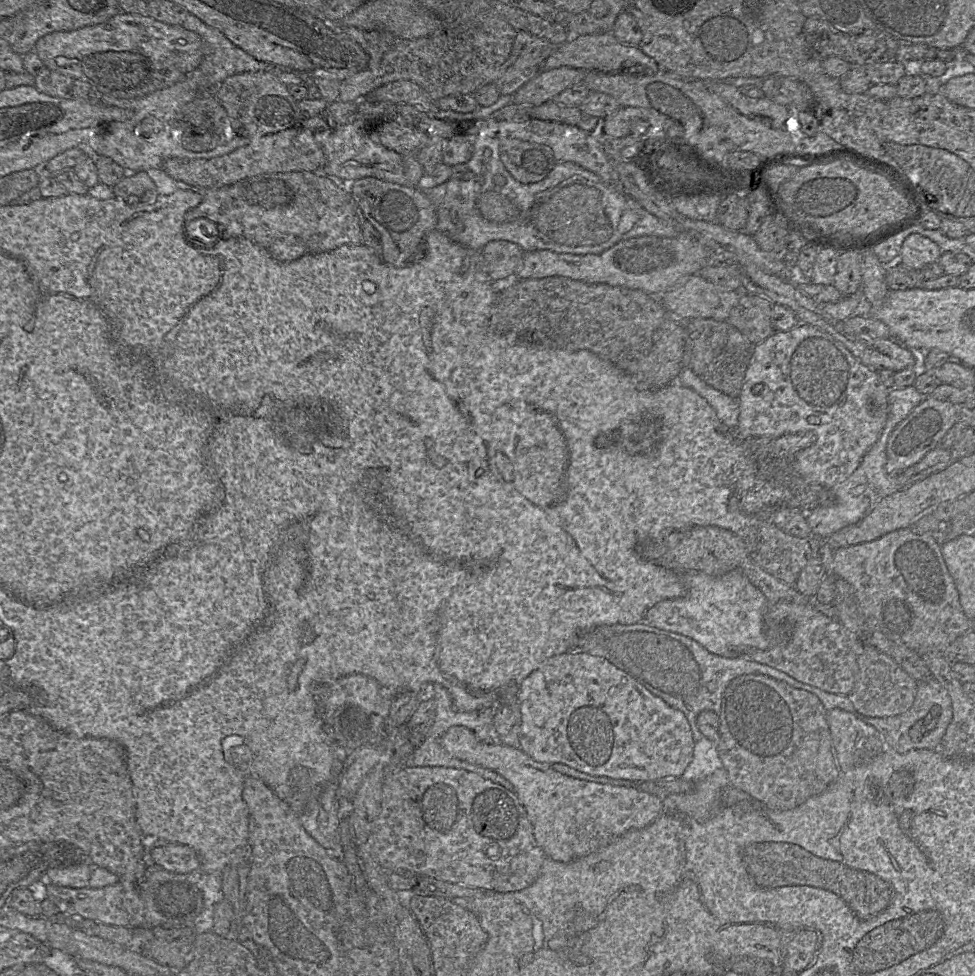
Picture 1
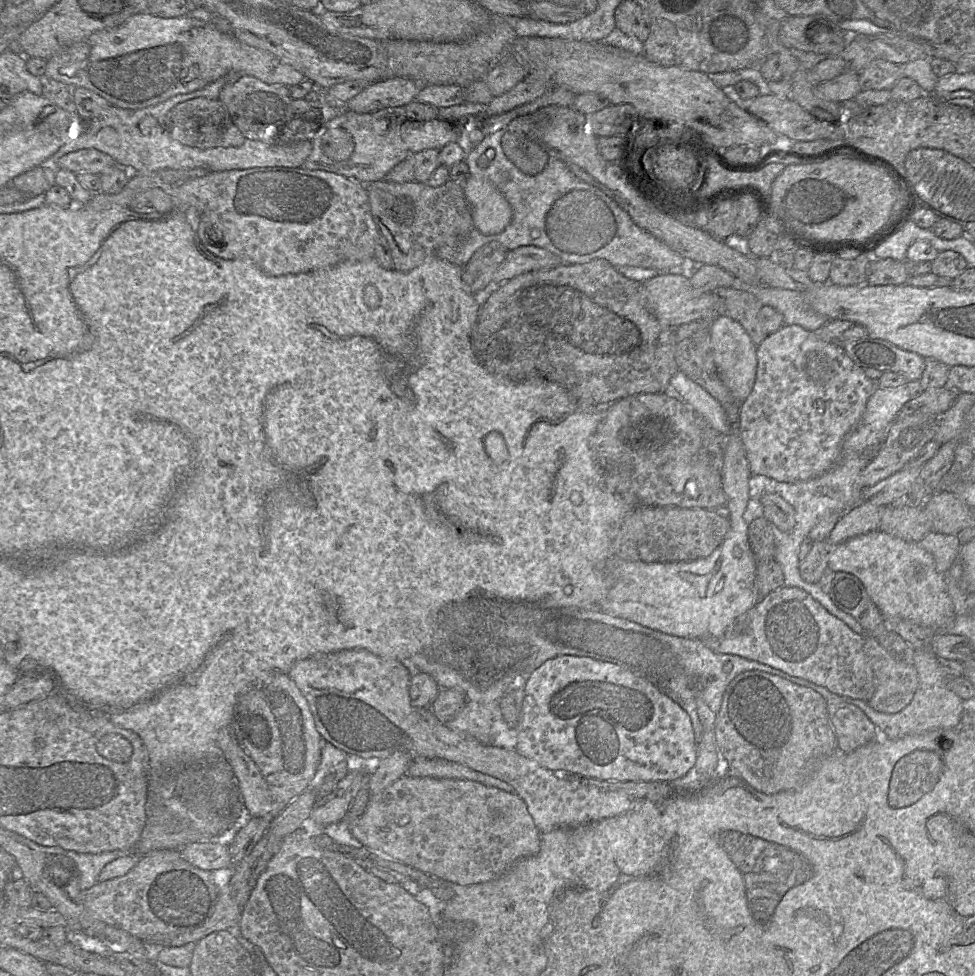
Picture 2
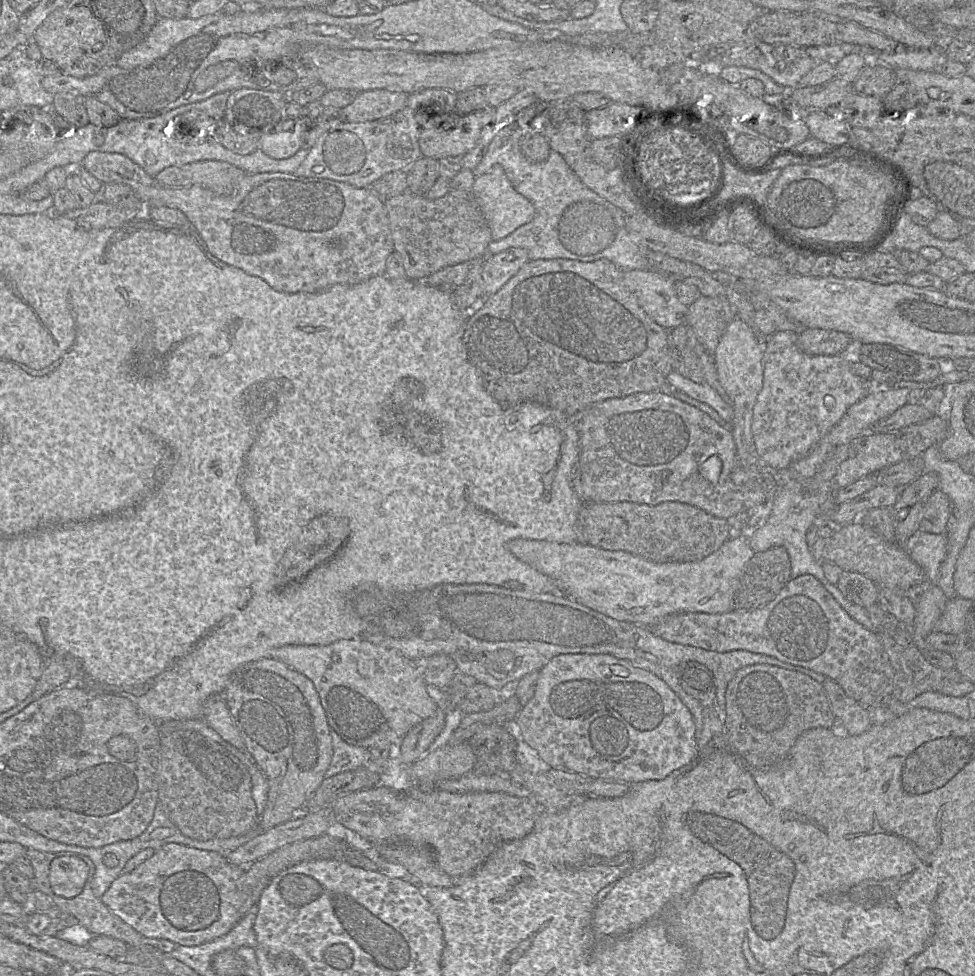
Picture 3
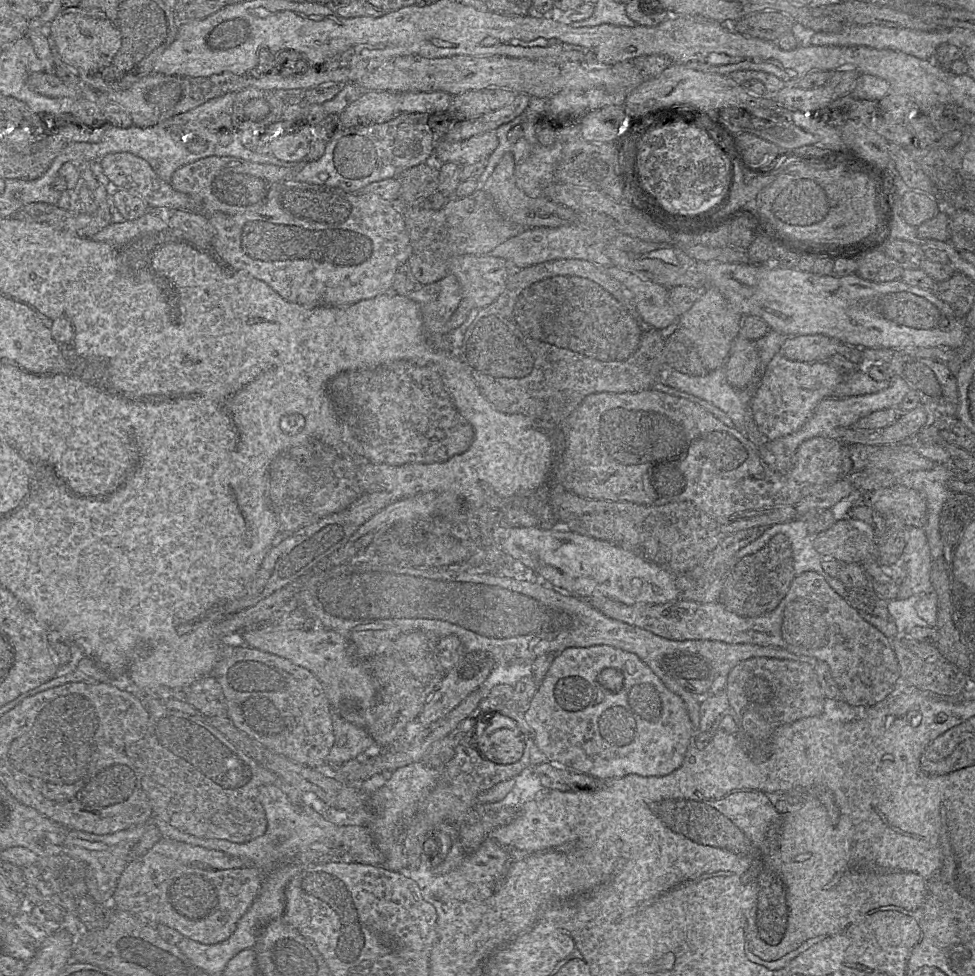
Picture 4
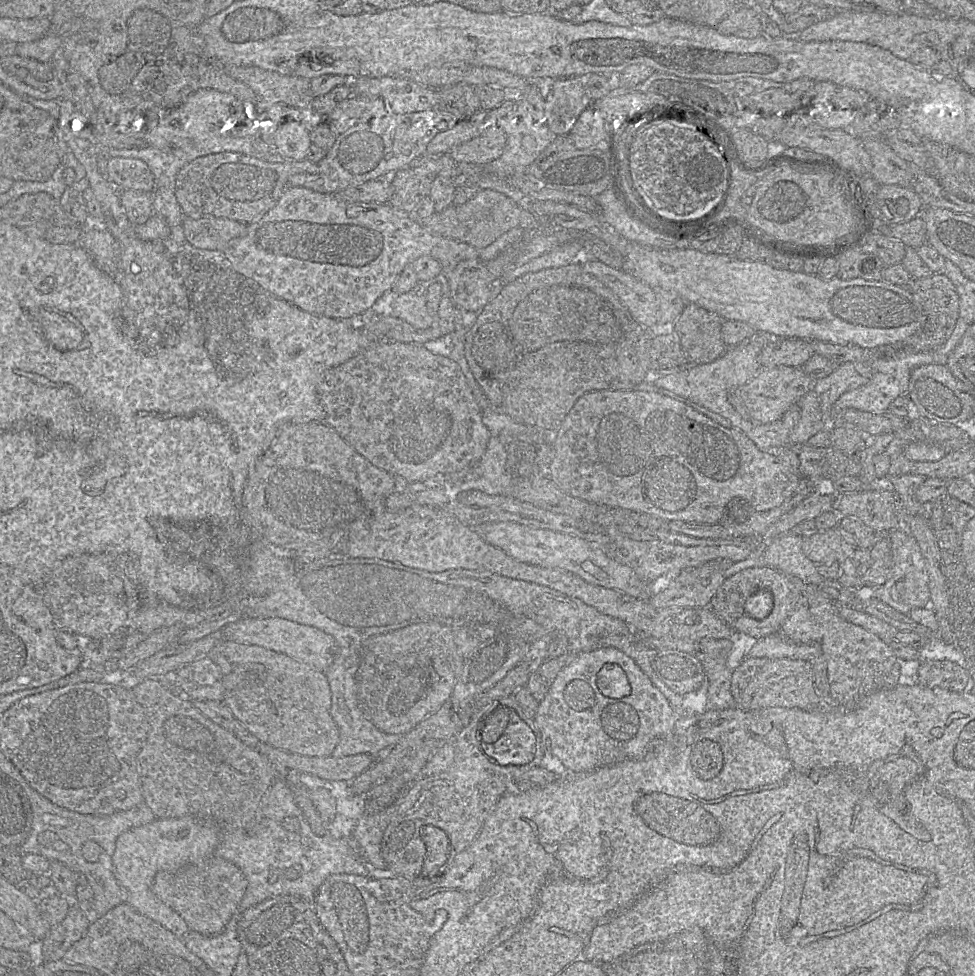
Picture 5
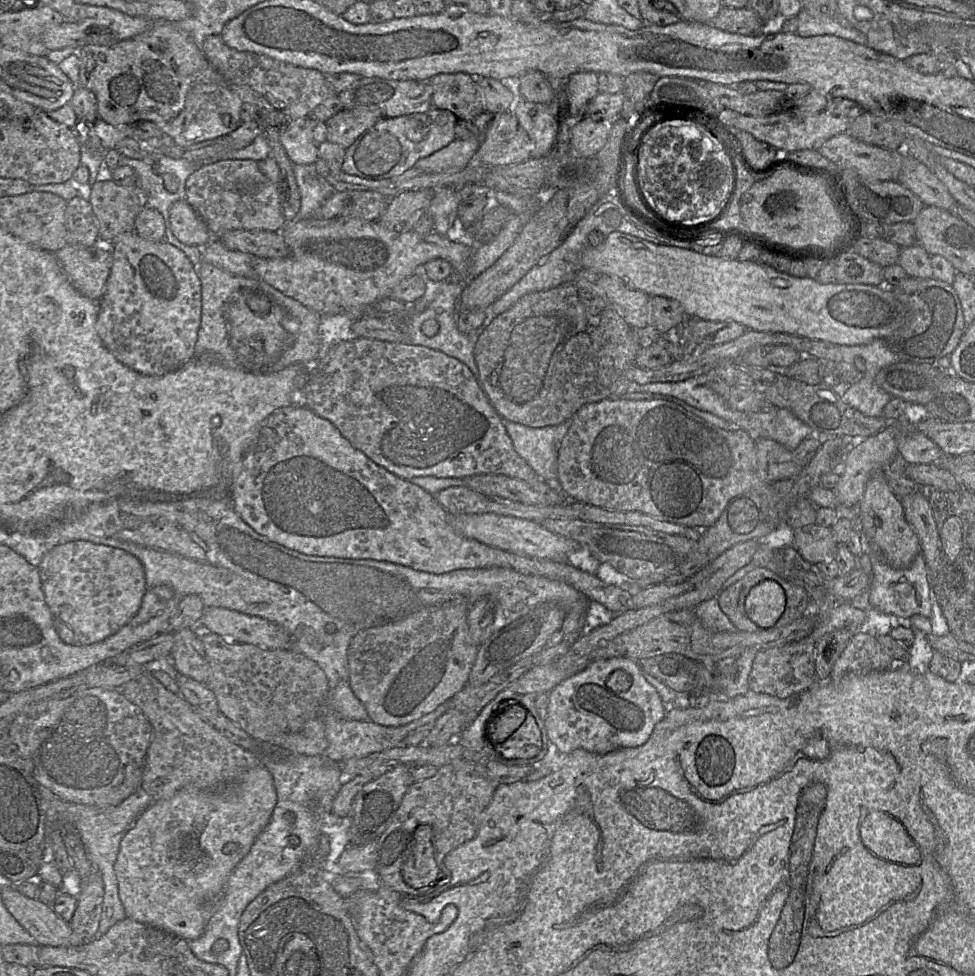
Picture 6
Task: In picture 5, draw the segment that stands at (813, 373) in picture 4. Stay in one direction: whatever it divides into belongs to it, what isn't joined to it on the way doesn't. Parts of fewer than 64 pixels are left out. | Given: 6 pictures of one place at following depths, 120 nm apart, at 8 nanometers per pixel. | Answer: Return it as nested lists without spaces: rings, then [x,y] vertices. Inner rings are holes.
[[[762,367],[752,381],[740,388],[740,396],[749,416],[761,424],[767,424],[781,418],[811,390],[814,383],[815,381],[799,367]]]

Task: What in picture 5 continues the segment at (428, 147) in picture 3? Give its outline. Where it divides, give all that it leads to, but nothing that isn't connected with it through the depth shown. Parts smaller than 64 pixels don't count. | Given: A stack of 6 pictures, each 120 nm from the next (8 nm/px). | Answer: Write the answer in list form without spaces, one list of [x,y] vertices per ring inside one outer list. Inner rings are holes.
[[[491,126],[477,138],[454,148],[449,156],[458,162],[485,165],[503,154],[506,142],[505,132]]]

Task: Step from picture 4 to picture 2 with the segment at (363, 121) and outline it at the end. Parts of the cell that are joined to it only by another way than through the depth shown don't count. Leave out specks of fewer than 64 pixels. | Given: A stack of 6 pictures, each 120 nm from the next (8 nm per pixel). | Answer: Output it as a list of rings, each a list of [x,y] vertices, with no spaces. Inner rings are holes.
[[[391,77],[371,83],[345,106],[360,114],[391,107],[405,107],[416,99],[420,89],[421,85],[411,79]]]

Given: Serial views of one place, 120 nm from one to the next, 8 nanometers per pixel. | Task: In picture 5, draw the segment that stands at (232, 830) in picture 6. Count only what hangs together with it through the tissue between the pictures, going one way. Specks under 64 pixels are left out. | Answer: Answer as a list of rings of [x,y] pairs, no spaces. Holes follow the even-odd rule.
[[[193,816],[157,818],[121,834],[113,855],[115,876],[125,892],[126,903],[184,940],[190,931],[185,920],[162,902],[152,891],[154,877],[159,871],[174,872],[182,867],[214,855],[222,838],[223,828],[216,823]]]

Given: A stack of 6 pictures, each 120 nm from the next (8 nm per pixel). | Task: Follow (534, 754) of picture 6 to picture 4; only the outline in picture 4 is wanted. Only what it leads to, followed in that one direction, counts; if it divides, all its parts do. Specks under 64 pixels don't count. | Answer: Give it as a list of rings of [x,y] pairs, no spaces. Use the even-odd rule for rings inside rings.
[[[475,712],[471,717],[475,723],[476,746],[485,758],[502,765],[513,764],[522,758],[526,748],[526,740],[514,720],[493,712],[484,715]]]

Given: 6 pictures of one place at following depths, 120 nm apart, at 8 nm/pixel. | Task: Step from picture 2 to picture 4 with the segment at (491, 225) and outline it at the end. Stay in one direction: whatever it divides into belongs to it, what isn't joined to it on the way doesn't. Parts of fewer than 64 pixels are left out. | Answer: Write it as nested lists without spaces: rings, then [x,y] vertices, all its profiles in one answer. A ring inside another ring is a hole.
[[[506,153],[502,157],[481,189],[491,196],[496,209],[504,218],[525,228],[557,228],[570,226],[576,222],[577,215],[574,211],[545,197],[528,197],[517,188],[514,178],[514,159],[511,153]]]

